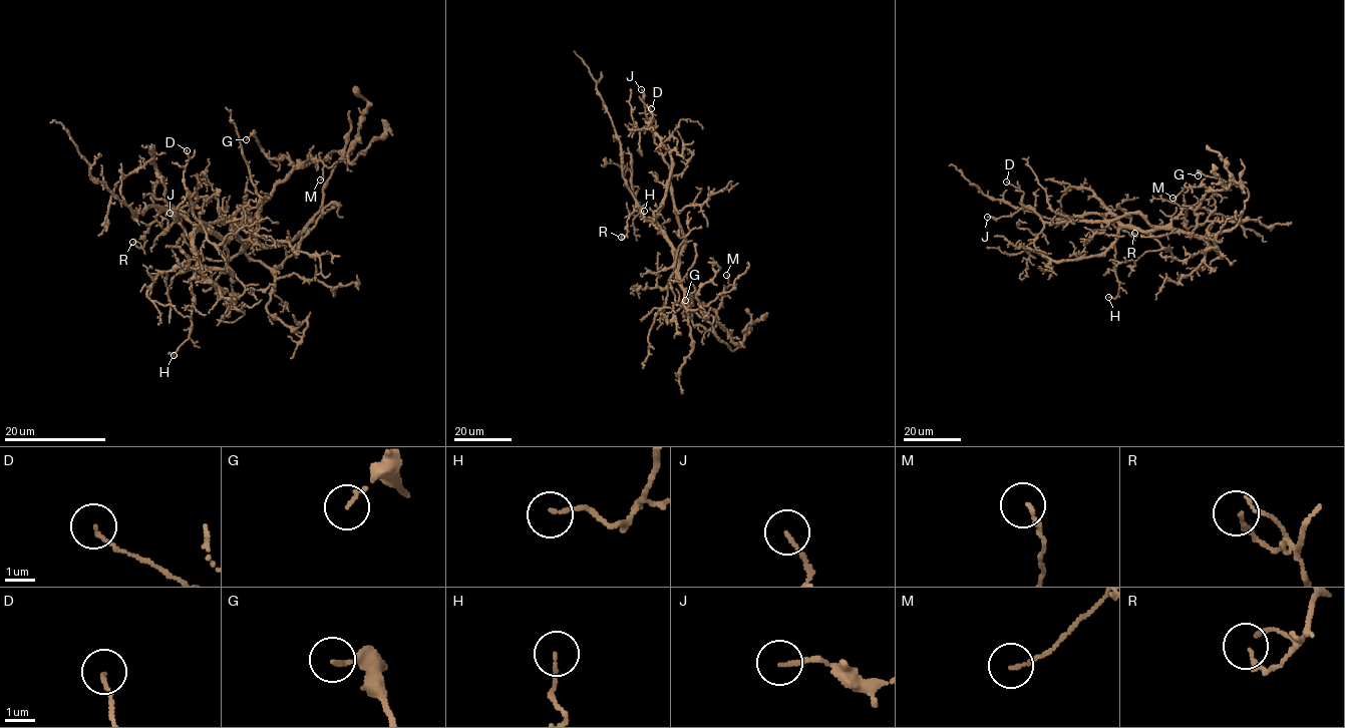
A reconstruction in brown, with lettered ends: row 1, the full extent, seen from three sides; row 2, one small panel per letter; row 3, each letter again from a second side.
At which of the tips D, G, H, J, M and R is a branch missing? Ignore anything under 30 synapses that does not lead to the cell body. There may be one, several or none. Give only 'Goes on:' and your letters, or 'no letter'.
Goes on: no letter

